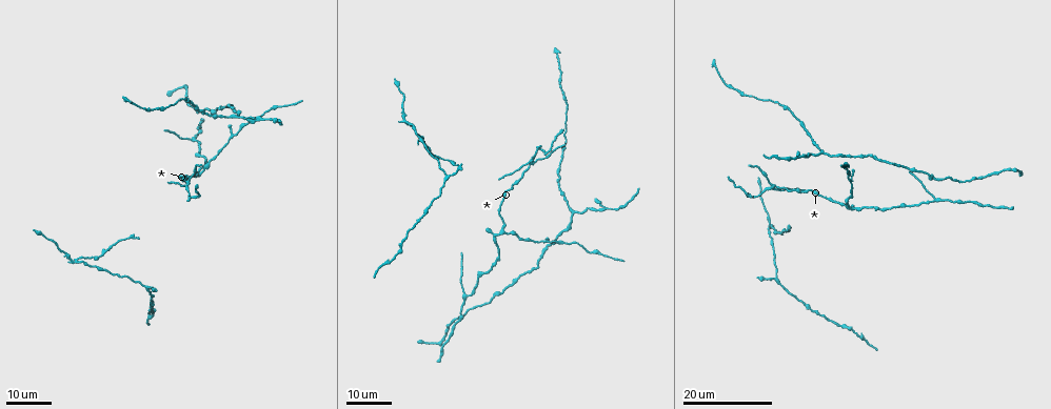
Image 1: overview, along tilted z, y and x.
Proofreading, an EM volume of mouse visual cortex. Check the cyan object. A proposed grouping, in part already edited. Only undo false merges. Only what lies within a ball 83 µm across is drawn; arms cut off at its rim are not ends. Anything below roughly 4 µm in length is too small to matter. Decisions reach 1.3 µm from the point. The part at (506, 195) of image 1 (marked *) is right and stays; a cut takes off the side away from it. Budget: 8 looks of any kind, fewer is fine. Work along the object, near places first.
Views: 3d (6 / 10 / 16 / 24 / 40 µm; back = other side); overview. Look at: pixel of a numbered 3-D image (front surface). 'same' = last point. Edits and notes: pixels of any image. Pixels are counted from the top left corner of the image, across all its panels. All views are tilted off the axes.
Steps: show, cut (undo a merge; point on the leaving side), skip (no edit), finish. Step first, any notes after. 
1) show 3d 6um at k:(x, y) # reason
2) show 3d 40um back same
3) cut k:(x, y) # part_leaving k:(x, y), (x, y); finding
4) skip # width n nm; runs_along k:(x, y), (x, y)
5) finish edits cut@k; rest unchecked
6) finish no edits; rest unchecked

show 3d 16um at 1:(75, 264) # four-way junction

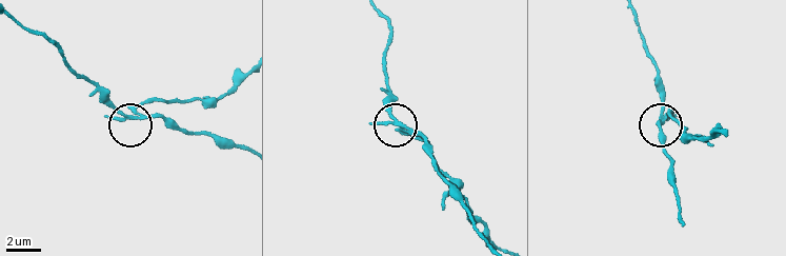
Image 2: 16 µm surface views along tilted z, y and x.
show 3d 6um at 2:(402, 128)

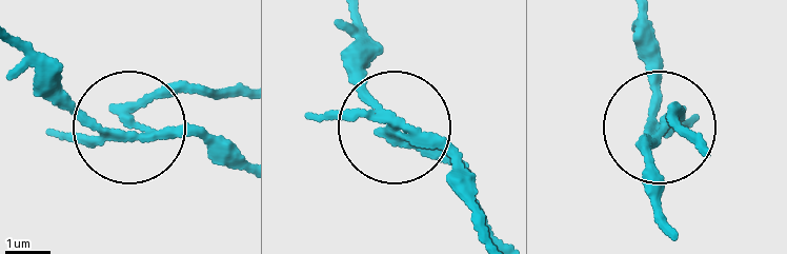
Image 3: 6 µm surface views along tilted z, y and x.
cut 3:(188, 84) # side_arm 14 um; part_leaving 3:(130, 124), (162, 95), (235, 85); a second neuron is stuck on

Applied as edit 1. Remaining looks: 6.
show overview

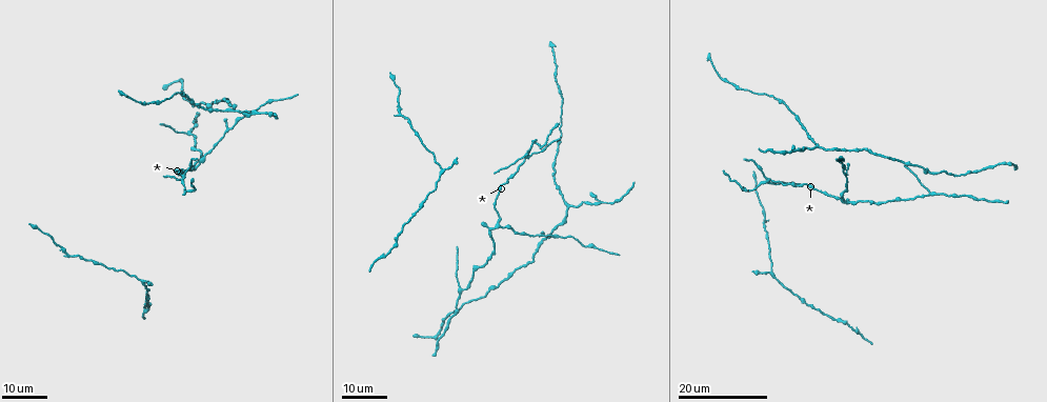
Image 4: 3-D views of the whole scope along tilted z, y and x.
show 3d 16um at 4:(531, 146) # three arms meet

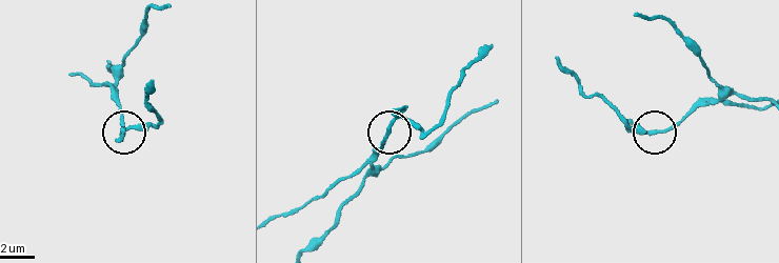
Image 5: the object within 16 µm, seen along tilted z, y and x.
show 3d 6um at 5:(649, 131)

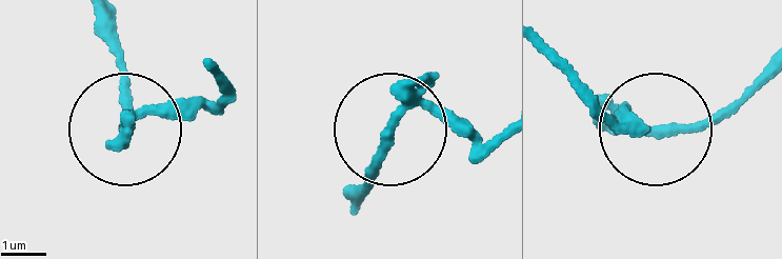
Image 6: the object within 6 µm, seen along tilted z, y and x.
show 3d 6um back at 6:(655, 132)

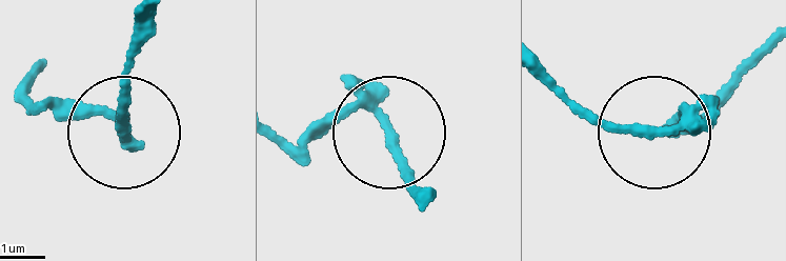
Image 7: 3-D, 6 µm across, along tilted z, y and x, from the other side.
skip # arms 3; runs_along 7:(146, 32), (123, 132), (29, 100); continuous, no second neuron

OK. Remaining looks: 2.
show 3d 16um at 4:(523, 156) # two arms in line, one across

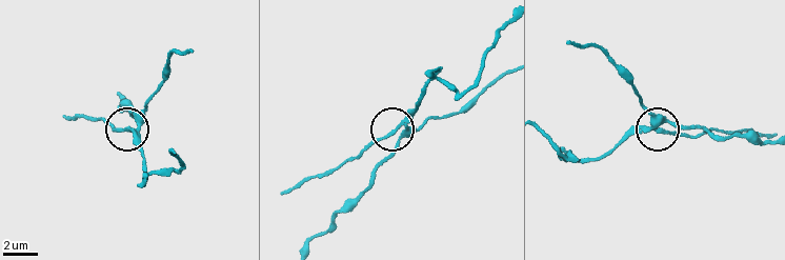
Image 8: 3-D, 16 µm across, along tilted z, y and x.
show 3d 6um at 8:(396, 129) # zoom in

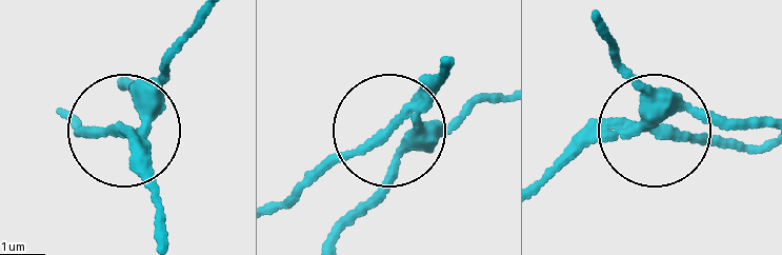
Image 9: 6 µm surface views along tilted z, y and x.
skip # arms 3; runs_along 9:(758, 124), (681, 111), (597, 141), (556, 171); one neuron here

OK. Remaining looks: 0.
finish edits cut@3; rest unchecked

